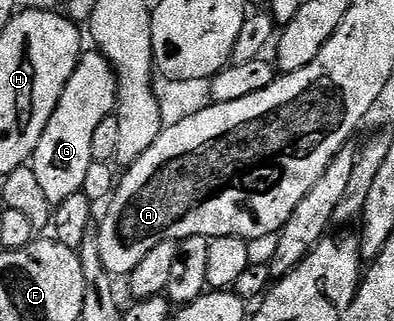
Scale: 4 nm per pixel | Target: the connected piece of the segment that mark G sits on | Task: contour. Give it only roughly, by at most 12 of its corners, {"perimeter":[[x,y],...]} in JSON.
{"perimeter":[[84,51],[35,147],[53,206],[83,191],[119,79]]}

